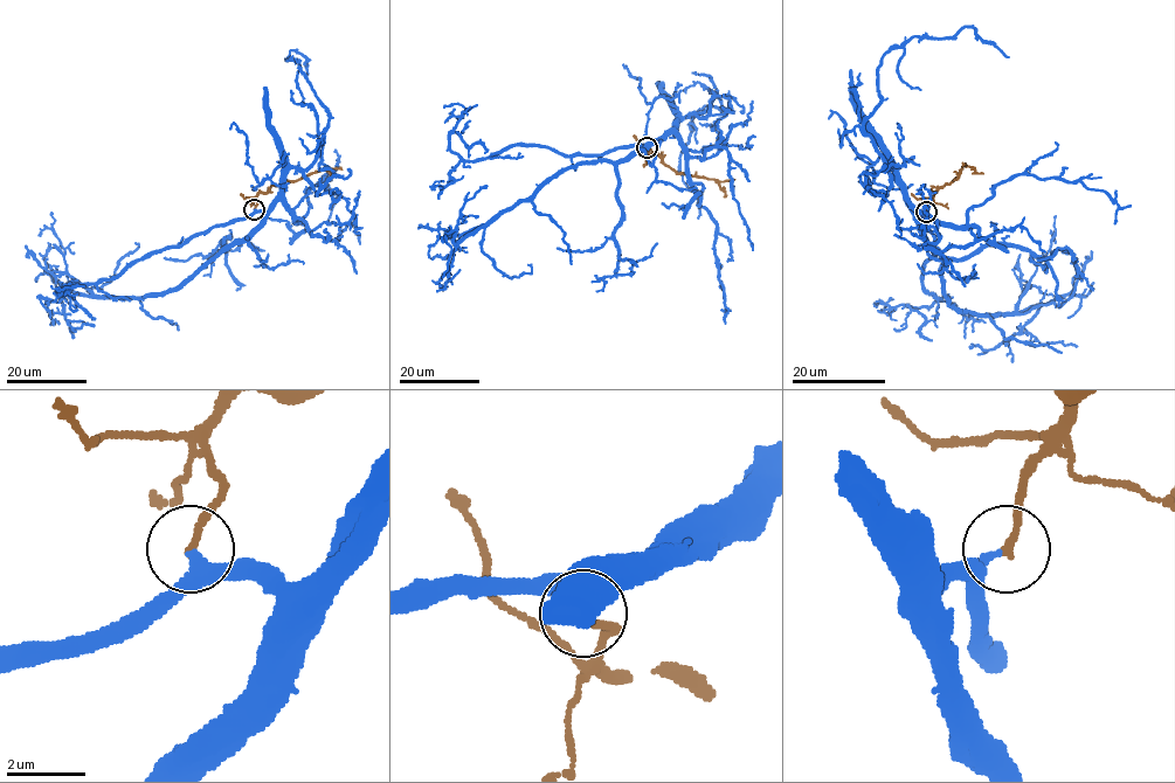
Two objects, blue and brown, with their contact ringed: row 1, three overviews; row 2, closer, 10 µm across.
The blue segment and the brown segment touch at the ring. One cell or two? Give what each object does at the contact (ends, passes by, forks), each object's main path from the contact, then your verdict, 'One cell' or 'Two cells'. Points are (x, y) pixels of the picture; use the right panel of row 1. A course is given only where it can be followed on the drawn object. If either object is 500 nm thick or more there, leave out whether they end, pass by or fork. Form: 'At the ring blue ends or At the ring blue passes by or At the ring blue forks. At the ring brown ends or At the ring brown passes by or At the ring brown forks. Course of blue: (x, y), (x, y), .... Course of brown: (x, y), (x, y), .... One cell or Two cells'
At the ring blue passes by. At the ring brown ends. Course of blue: (925, 210), (920, 234), (941, 258), (941, 291), (955, 309), (1036, 306), (1022, 333), (1077, 346). Course of brown: (925, 210), (932, 194), (956, 179), (963, 166), (982, 173). One cell

